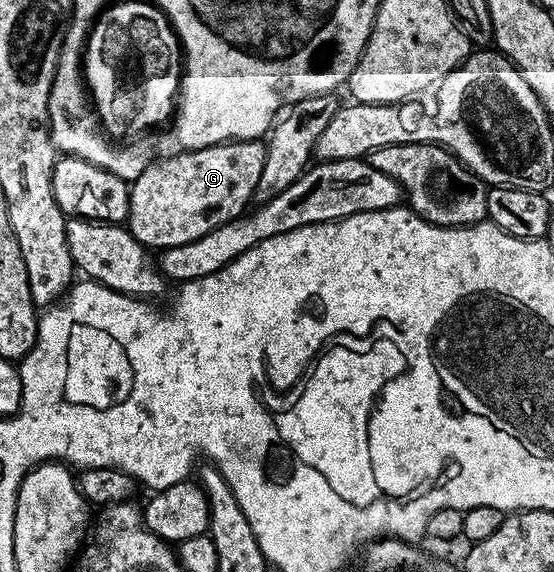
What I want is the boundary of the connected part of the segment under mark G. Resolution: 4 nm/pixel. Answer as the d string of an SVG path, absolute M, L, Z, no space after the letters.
M229 140L226 144L215 144L161 159L161 164L149 163L144 173L130 184L130 210L126 221L128 232L145 248L163 250L194 242L218 226L245 215L249 207L247 204L251 205L256 195L258 178L262 178L266 162L264 150L265 145L260 140Z

